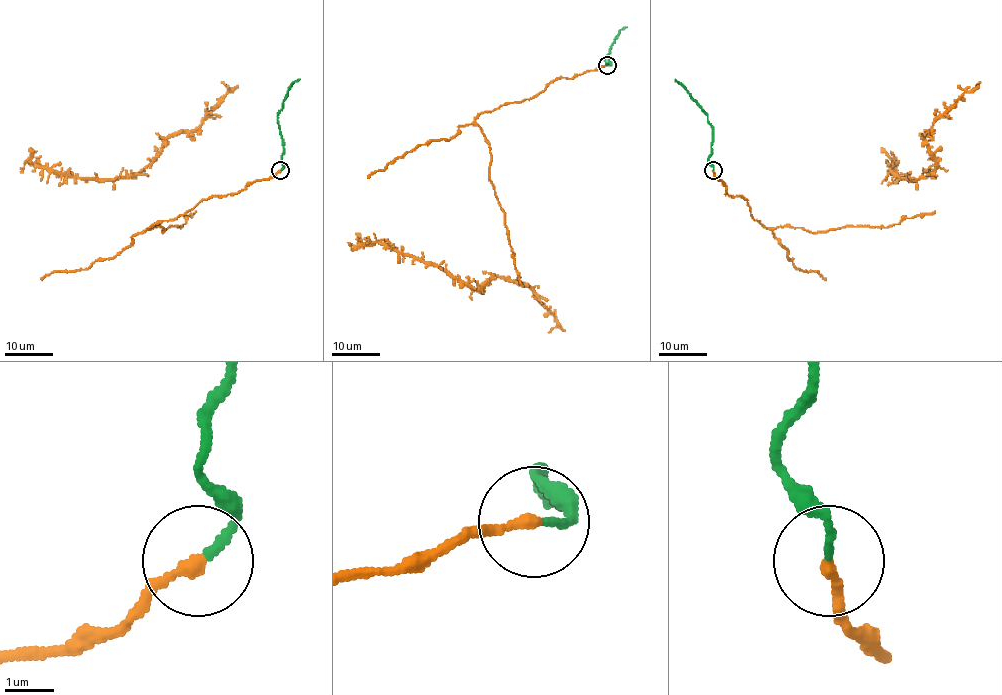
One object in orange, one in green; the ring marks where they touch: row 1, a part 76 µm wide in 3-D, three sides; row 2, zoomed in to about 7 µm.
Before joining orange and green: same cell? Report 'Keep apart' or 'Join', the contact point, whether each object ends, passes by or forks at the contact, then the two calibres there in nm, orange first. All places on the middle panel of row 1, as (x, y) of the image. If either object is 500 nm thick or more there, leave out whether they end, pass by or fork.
Keep apart. Place: (607, 65). At the ring orange ends. At the ring green ends. Thickness 240 nm (orange) against 150 nm

